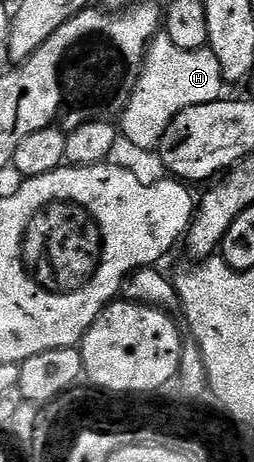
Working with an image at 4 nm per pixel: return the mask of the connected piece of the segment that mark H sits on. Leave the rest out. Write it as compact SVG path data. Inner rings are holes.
M160 34L147 45L143 68L129 102L123 107L121 134L136 146L158 149L169 122L173 122L177 114L189 110L189 106L201 106L220 99L224 95L223 88L221 62L217 62L217 54L213 54L211 47L181 50L181 46L173 46L167 35Z

